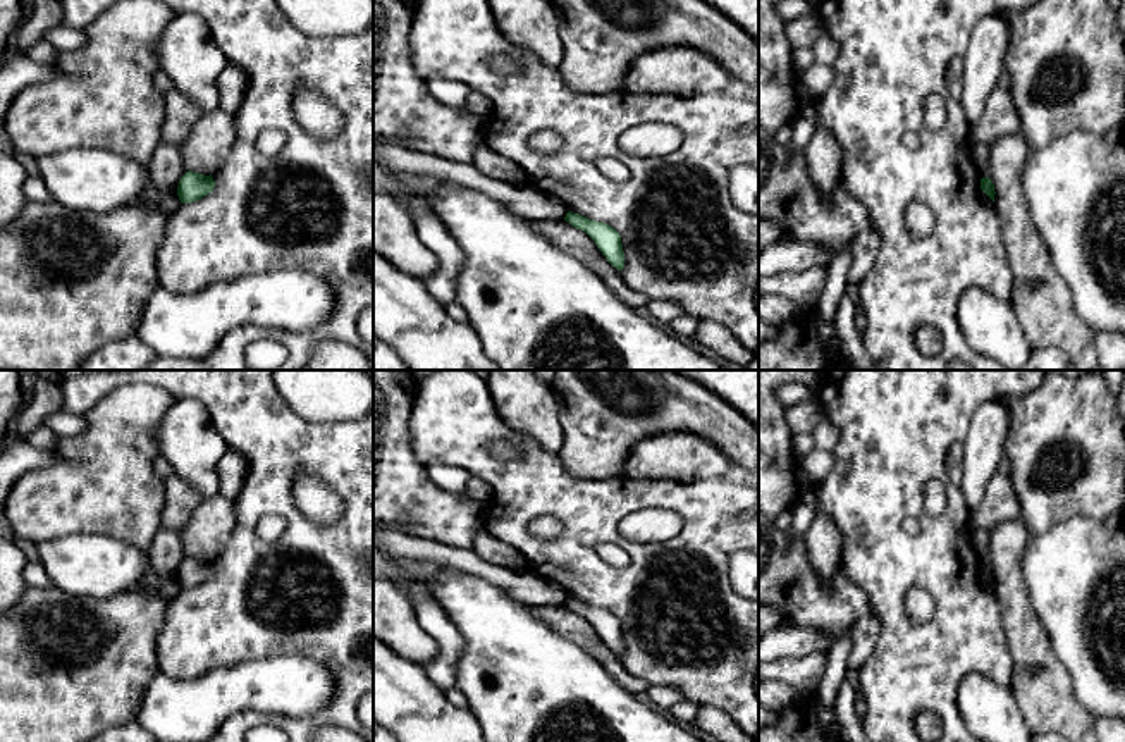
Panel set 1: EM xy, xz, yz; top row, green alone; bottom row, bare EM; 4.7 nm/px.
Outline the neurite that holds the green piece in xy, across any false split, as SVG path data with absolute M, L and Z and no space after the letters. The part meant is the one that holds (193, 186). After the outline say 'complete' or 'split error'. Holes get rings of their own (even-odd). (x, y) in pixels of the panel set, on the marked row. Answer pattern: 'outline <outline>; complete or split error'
outline M188 170L179 181L177 196L181 203L191 203L212 193L213 188L215 188L215 181L212 174L203 176L203 174Z; complete

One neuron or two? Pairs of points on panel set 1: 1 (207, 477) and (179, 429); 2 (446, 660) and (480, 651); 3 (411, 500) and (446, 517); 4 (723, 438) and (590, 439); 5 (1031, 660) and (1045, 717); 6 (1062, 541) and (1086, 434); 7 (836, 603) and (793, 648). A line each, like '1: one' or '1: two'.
1: one
2: two
3: one
4: one
5: one
6: two
7: two

